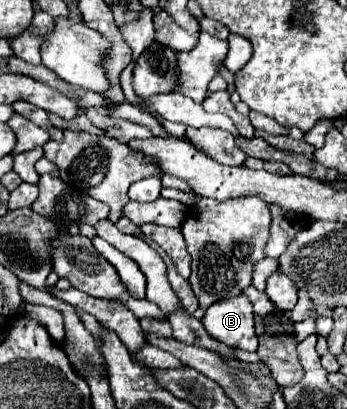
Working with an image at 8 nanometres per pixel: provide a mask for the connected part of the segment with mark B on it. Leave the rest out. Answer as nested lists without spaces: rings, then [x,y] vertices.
[[[245,294],[221,300],[207,308],[203,326],[211,338],[233,350],[255,352],[257,334],[253,330],[253,306]]]

